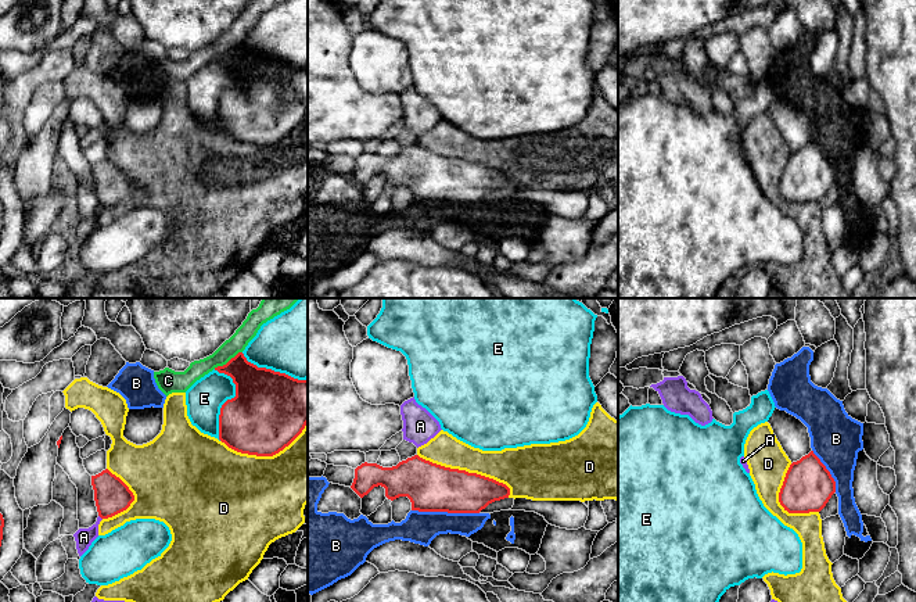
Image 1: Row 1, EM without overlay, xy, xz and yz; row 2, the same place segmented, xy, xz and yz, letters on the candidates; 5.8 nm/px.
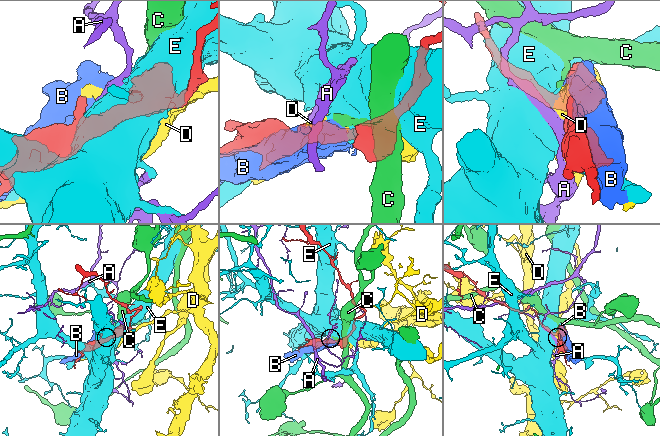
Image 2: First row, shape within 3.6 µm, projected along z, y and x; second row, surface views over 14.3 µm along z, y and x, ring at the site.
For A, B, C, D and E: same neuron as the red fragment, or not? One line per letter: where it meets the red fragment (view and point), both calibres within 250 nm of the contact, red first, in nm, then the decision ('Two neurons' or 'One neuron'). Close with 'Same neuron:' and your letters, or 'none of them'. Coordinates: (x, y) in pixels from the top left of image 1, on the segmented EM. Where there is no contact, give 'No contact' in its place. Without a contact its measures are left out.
A: Touches red at xy (100, 516). Thickness 200 nm (red) against 110 nm. Two neurons
B: Touches red at xz (445, 511). Thickness 280 nm (red) against 190 nm. Two neurons
C: Touches red at xy (229, 361). Thickness 280 nm (red) against 110 nm. Two neurons
D: Touches red at xz (464, 470). Thickness 280 nm (red) against 200 nm. Two neurons
E: Touches red at xy (227, 400). Thickness 440 nm (red) against 220 nm. Two neurons
Same neuron: none of them

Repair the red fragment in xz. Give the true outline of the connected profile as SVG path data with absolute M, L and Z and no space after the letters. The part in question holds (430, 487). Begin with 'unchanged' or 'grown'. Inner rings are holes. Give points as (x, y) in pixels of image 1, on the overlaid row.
unchanged | M419 455L407 458L392 467L364 462L355 469L351 488L360 498L378 485L385 488L385 497L391 501L407 497L412 502L412 510L419 512L479 513L489 504L510 495L510 488L503 483L477 473L445 467Z

